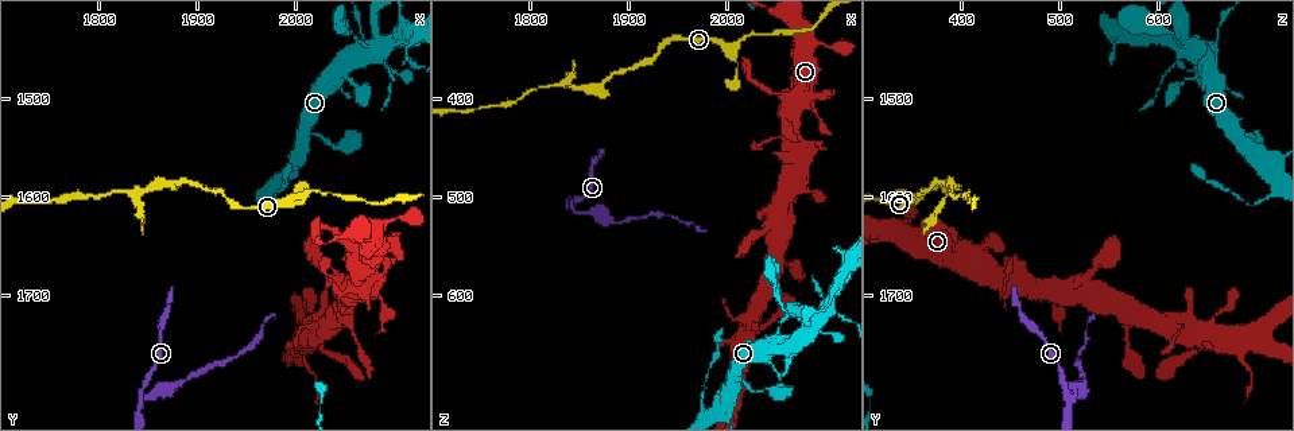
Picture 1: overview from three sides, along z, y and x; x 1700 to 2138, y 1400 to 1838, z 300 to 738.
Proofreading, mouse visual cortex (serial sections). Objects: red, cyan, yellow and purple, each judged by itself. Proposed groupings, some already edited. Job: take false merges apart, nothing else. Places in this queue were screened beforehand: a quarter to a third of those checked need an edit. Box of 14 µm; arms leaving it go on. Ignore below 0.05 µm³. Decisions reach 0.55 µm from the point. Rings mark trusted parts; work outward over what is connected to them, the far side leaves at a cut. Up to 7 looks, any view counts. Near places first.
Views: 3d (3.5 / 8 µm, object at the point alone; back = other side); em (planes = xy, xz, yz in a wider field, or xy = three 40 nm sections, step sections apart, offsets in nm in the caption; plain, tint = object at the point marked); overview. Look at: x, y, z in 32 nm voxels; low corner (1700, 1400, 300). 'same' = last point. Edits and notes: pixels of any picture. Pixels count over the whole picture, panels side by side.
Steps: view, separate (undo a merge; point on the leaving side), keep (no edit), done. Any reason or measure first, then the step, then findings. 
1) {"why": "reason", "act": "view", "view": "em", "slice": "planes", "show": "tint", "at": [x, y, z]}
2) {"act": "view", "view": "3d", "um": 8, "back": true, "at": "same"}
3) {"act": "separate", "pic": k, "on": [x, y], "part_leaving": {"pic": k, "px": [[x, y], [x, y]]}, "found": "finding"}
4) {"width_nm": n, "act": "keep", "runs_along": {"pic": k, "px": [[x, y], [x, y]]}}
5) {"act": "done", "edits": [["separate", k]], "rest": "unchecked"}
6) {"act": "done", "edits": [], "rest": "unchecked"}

{"why": "side arm on a straight run", "act": "view", "view": "3d", "um": 3.5, "at": [1840, 1805, 510]}

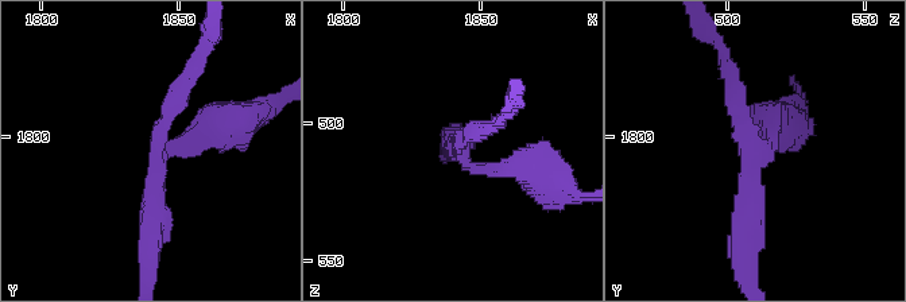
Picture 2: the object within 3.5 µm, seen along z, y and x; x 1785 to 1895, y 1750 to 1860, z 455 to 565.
{"act": "view", "view": "em", "slice": "planes", "show": "tint", "at": [1843, 1803, 510]}

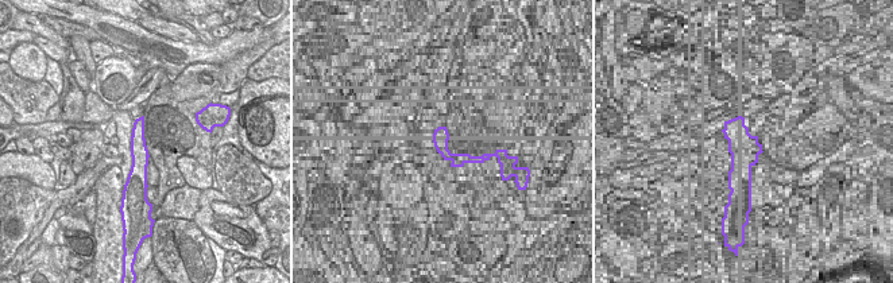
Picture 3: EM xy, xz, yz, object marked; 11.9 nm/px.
{"act": "separate", "pic": 2, "on": [783, 146], "part_leaving": {"pic": 2, "px": [[770, 140], [770, 119], [801, 99]]}, "found": "a second cell is stuck on"}

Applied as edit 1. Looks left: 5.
{"act": "view", "view": "overview"}

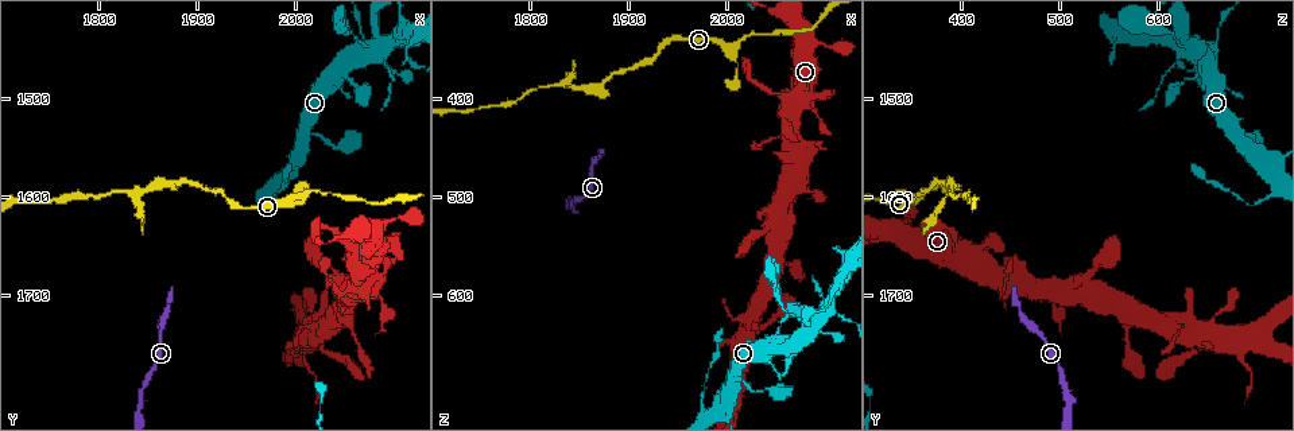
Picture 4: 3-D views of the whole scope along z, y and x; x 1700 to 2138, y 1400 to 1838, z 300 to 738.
{"why": "a narrow waist", "act": "view", "view": "3d", "um": 8, "at": [2015, 1730, 650]}

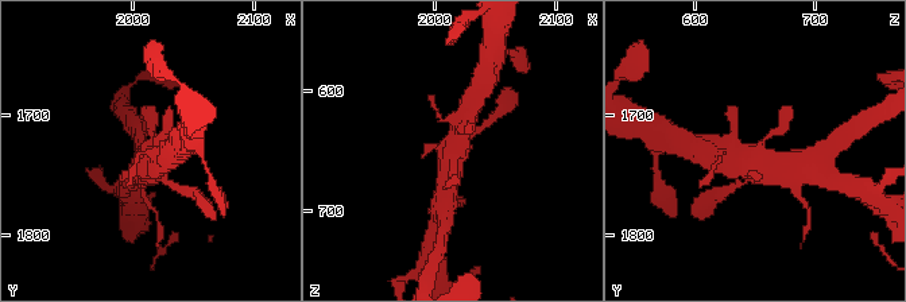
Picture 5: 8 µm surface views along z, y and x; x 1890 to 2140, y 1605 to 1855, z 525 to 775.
{"why": "zoom in", "act": "view", "view": "3d", "um": 3.5, "back": true, "at": [2018, 1734, 652]}

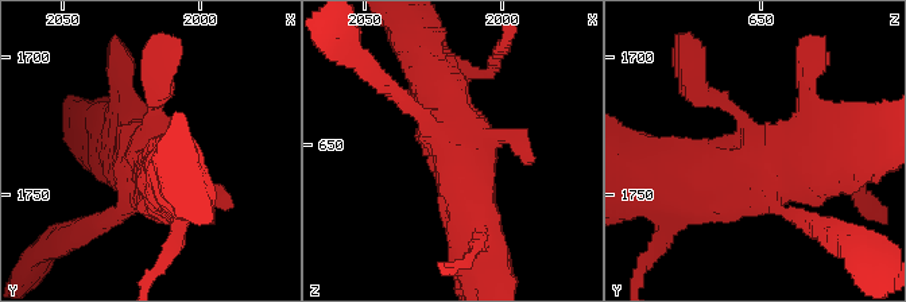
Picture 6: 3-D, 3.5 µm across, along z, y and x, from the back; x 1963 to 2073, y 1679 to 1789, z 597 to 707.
{"why": "shape alone is not enough", "act": "view", "view": "em", "slice": "xy", "step": 5, "show": "tint", "at": "same"}

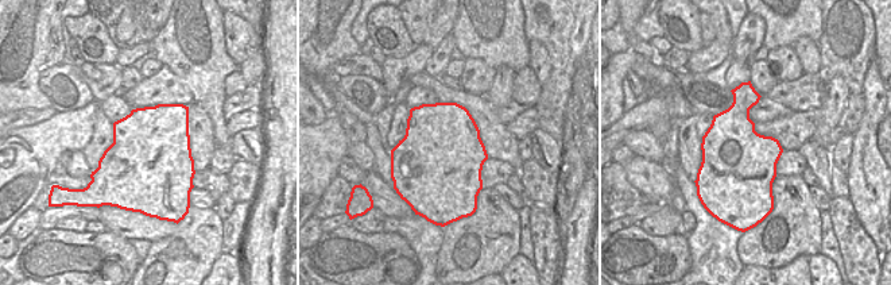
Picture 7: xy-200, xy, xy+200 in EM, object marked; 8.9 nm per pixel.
{"act": "keep", "found": "continuous, no second cell"}

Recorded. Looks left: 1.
{"act": "done", "edits": [["separate", 2]], "rest": "unchecked"}

